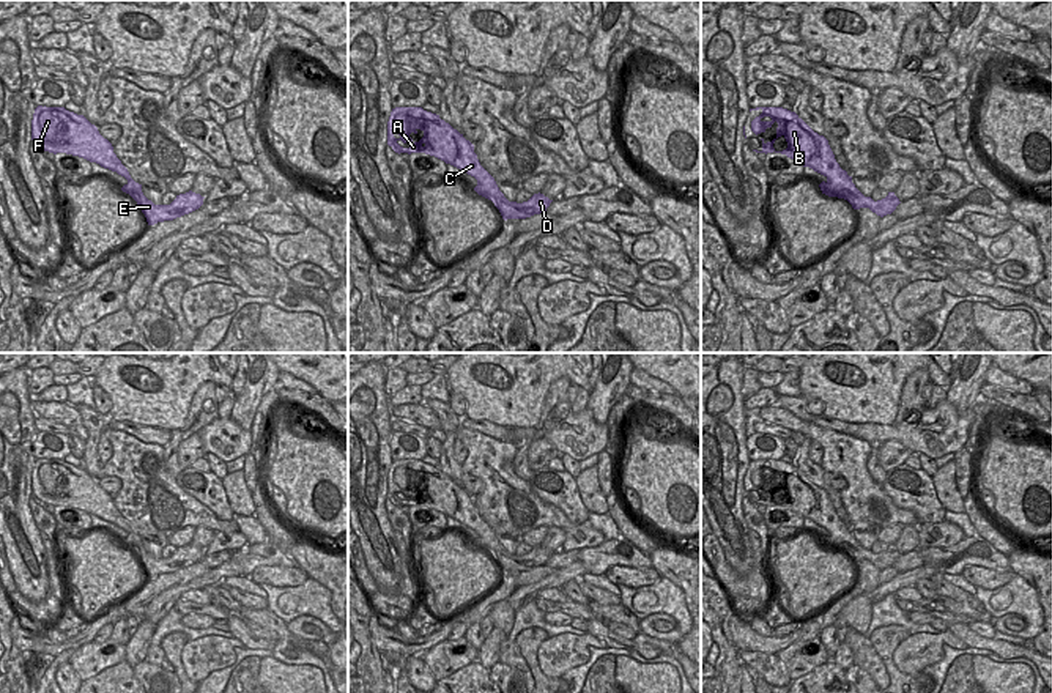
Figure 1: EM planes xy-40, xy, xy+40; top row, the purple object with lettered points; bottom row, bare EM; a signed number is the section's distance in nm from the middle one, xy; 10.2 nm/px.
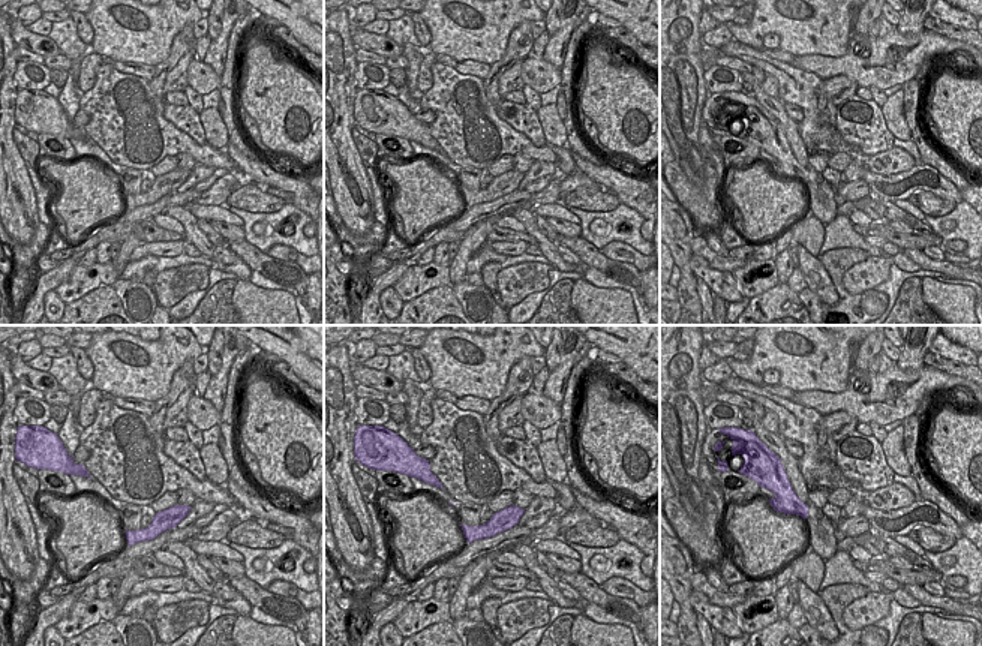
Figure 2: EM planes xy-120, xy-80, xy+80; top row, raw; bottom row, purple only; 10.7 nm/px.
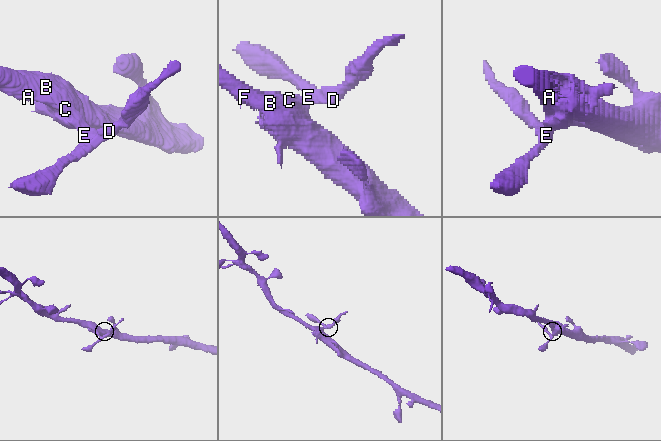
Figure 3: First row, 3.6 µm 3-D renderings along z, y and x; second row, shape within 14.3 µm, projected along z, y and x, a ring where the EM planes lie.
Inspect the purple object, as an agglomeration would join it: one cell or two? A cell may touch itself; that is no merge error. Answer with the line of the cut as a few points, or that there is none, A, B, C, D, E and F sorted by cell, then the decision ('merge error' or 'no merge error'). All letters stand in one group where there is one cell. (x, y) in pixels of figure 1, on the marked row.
cut in xy+40 along (859, 191), (848, 200); A B C F / D E; merge error

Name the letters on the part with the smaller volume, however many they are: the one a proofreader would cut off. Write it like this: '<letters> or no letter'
D, E

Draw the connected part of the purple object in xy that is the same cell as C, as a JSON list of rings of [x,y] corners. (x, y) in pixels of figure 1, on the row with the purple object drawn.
[[[395,107],[387,121],[387,145],[395,153],[425,153],[474,176],[474,191],[495,202],[501,198],[495,178],[480,165],[474,145],[439,115],[422,107]]]

